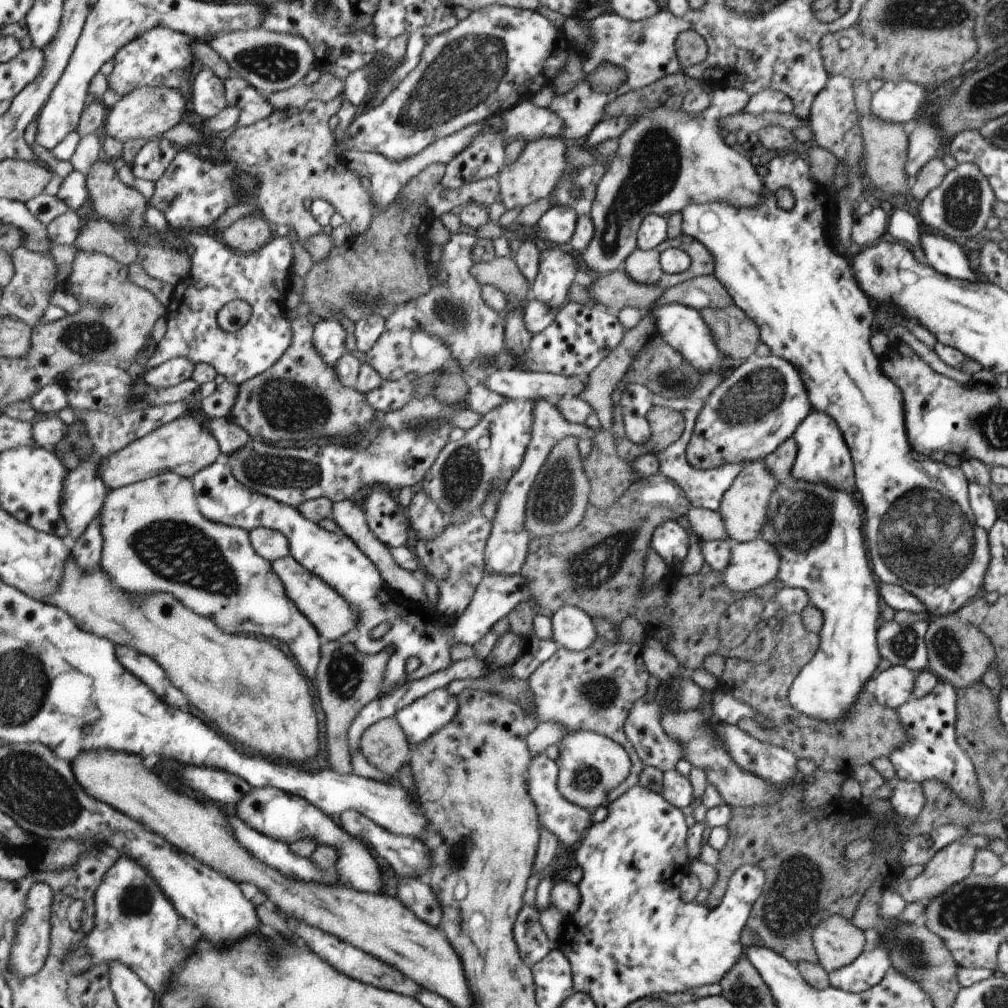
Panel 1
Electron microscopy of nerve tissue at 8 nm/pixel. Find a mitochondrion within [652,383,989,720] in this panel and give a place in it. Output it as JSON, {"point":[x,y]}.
{"point":[928,550]}

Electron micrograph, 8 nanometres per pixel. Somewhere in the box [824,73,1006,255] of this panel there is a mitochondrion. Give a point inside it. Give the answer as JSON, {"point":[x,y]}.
{"point":[962,202]}

